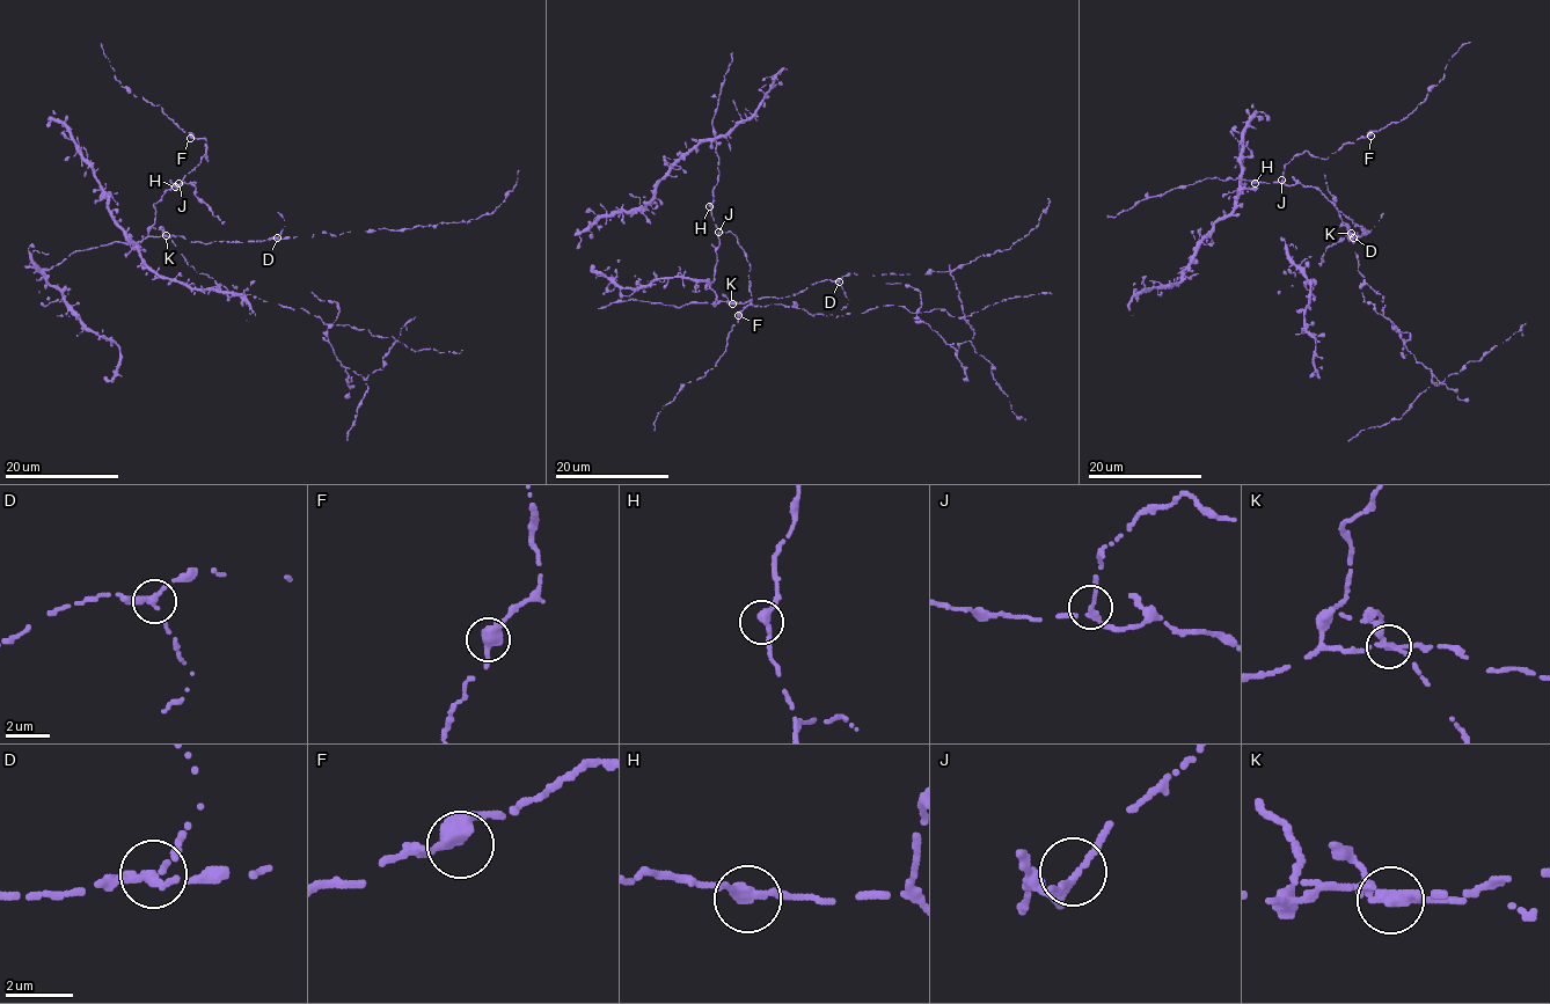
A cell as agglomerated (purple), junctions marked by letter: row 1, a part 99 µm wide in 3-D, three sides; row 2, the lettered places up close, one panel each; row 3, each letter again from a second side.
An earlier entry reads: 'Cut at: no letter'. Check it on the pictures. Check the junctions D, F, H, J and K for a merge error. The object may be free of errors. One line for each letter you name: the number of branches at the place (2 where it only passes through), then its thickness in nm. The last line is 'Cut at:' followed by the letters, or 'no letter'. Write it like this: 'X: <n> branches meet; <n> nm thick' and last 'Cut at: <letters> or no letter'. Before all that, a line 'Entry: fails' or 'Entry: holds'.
Entry: fails
K: 3 branches meet; 260 nm thick
Cut at: K

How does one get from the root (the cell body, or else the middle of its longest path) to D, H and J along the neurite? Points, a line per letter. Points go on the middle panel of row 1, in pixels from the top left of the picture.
D: (719, 301), (747, 302), (762, 298), (788, 297), (819, 281), (839, 281)
H: (719, 301), (714, 305), (716, 293), (709, 285), (719, 240), (709, 206)
J: (719, 301), (714, 305), (716, 293), (709, 285), (717, 262), (718, 232)

